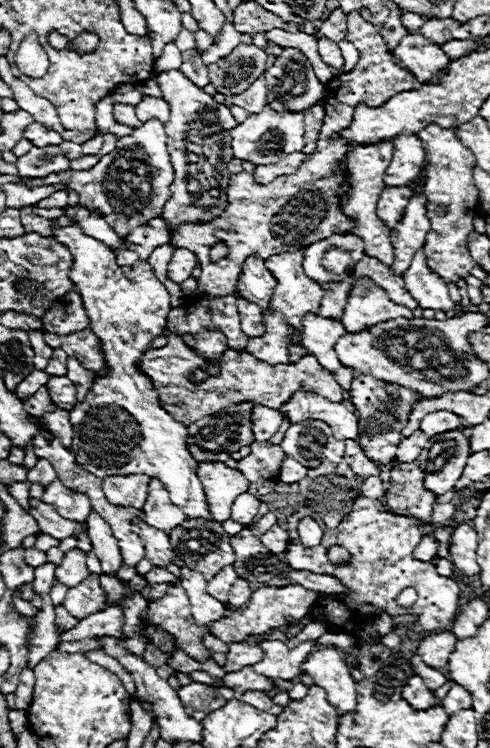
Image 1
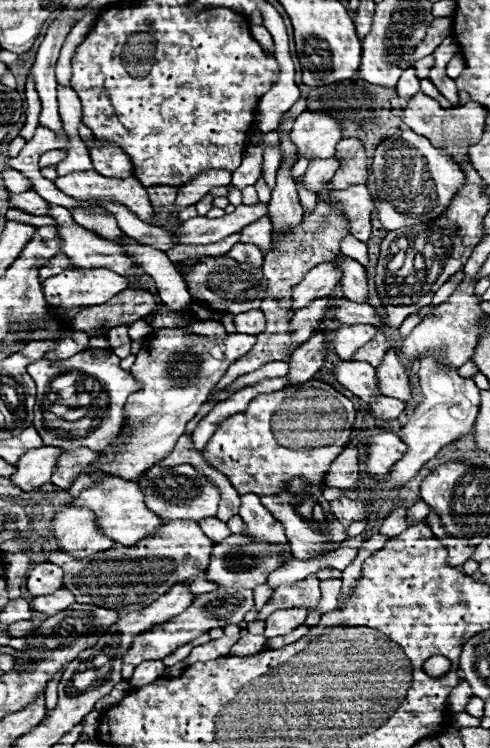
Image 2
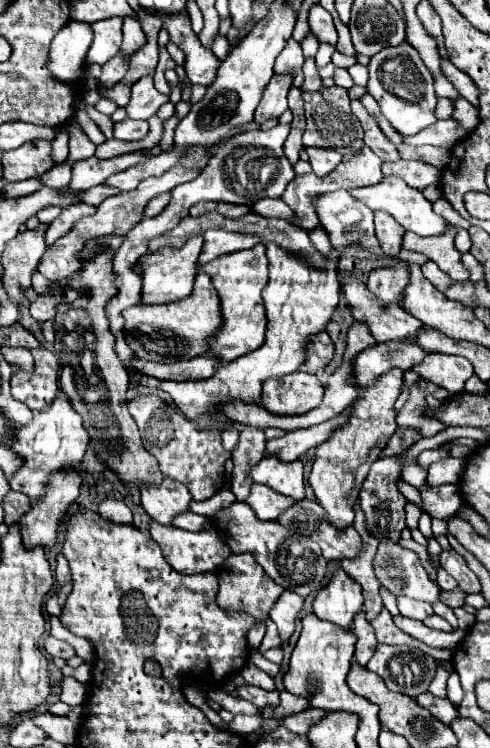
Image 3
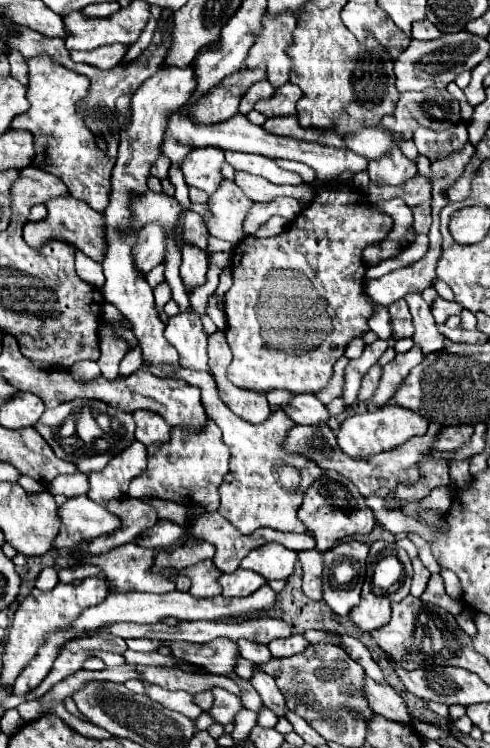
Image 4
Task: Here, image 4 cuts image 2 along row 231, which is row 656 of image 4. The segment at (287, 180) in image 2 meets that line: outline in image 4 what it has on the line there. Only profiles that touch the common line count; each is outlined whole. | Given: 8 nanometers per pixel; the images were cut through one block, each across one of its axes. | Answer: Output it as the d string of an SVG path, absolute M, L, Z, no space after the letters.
M294 634L294 636L284 638L284 640L272 640L268 644L274 658L286 658L286 656L300 654L300 652L304 652L306 646L308 646L308 642L304 640L302 634Z

